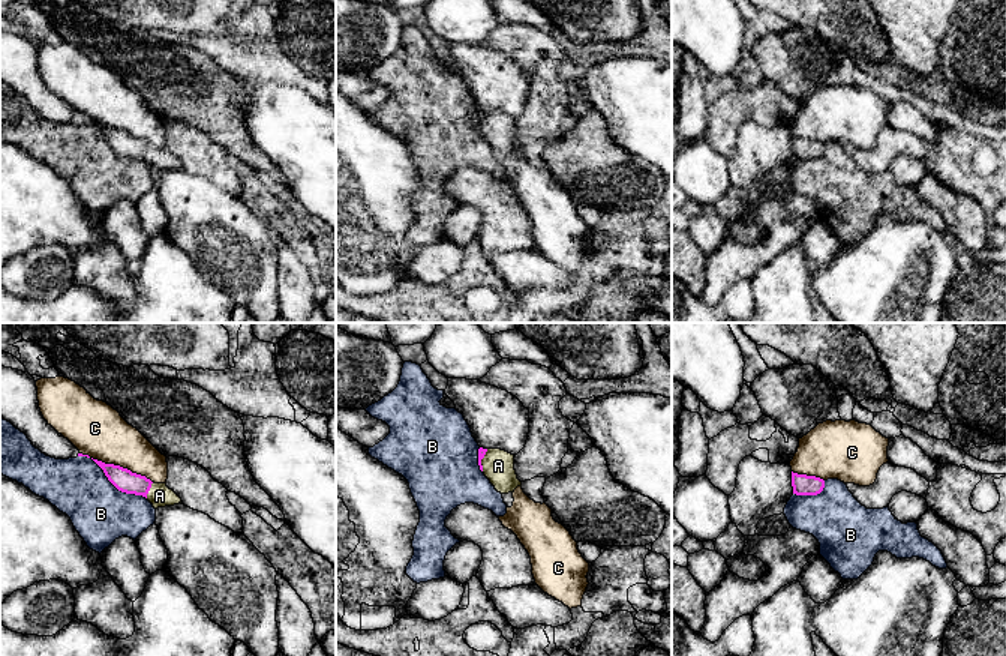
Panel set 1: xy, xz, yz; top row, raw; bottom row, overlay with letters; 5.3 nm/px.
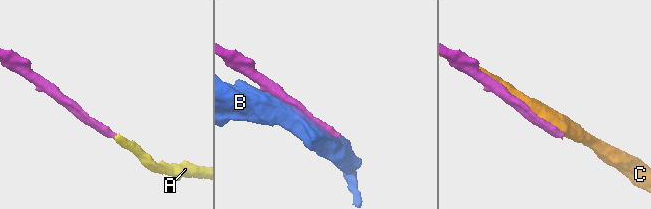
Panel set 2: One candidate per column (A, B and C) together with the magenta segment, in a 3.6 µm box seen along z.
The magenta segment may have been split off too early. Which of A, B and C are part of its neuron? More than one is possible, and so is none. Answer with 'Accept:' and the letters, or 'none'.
Accept: A

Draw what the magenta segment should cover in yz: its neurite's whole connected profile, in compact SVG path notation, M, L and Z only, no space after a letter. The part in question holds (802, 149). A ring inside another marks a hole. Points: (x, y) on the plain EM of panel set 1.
M792 135L792 150L796 159L817 159L825 152L825 144L816 140L798 138Z

